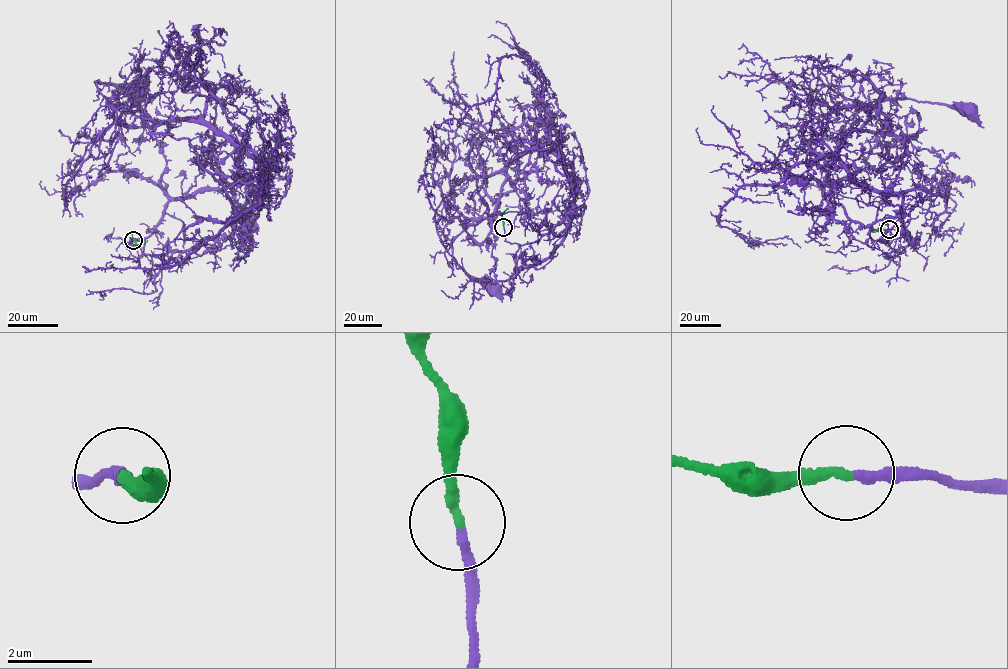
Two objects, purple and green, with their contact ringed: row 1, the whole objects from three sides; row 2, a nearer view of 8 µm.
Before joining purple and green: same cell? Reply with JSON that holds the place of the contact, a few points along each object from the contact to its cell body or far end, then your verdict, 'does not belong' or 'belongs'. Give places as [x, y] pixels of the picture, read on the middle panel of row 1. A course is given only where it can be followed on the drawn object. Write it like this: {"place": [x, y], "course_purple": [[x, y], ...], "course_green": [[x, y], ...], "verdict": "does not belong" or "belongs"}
{"place": [503, 227], "course_purple": [[503, 228], [538, 241], [572, 205], [551, 152], [467, 177], [438, 207], [446, 251], [493, 289]], "course_green": [[503, 227], [502, 213], [508, 209]], "verdict": "belongs"}

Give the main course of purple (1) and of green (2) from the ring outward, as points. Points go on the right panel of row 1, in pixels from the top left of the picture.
1: (890, 229), (916, 243), (900, 194), (865, 188), (845, 168), (842, 129), (882, 99), (970, 111)
2: (889, 229), (874, 232), (873, 228)

